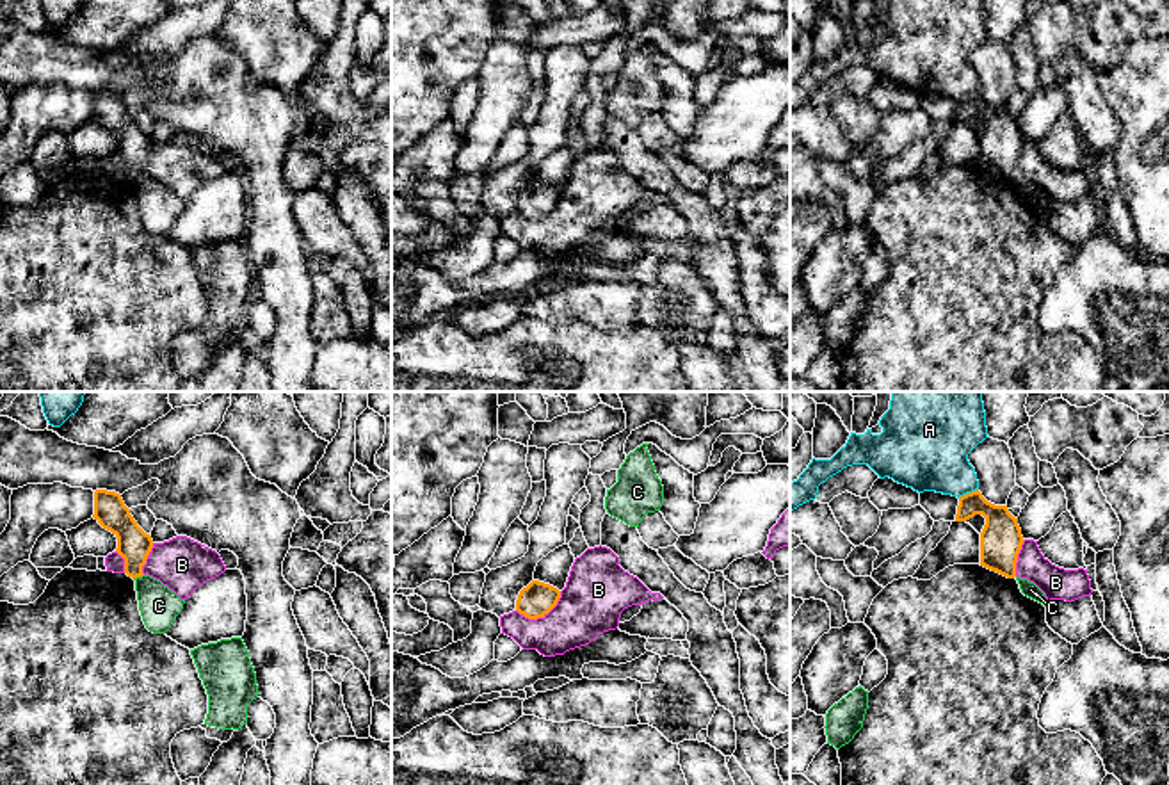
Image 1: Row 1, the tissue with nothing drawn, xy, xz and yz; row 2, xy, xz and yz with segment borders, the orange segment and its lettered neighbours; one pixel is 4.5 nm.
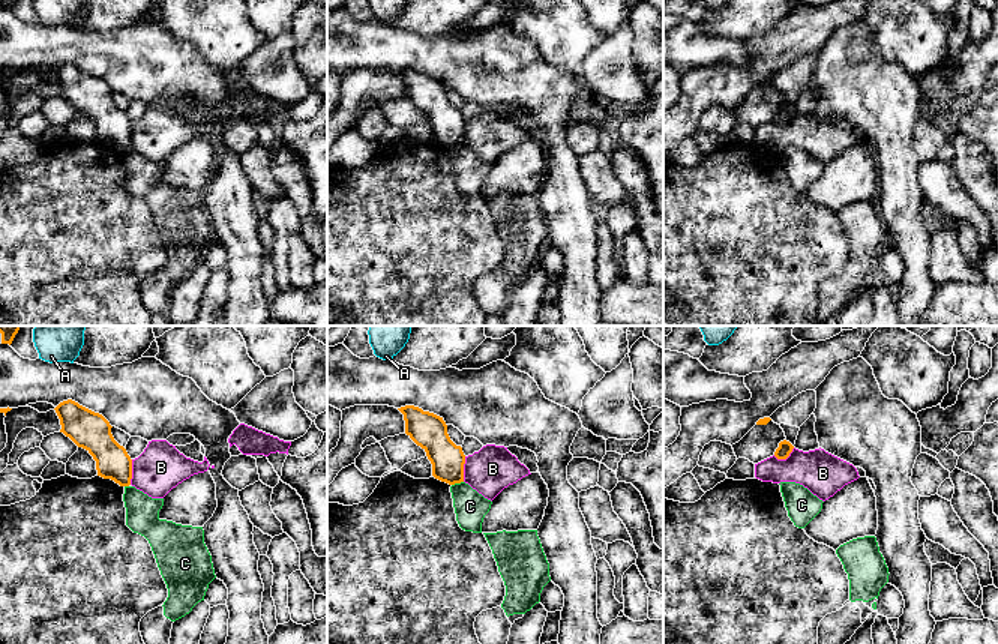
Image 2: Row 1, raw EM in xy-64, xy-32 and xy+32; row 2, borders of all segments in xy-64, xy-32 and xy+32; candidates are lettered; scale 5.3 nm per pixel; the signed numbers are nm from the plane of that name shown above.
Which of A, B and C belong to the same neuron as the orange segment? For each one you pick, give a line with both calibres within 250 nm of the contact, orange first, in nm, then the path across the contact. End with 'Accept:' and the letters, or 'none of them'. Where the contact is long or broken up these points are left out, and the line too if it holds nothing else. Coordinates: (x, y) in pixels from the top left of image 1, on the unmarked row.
Accept: none of them

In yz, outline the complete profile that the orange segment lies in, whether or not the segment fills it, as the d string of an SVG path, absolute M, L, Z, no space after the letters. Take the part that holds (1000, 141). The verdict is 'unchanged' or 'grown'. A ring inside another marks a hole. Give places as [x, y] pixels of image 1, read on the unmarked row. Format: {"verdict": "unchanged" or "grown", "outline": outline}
{"verdict": "unchanged", "outline": "M979 91L959 98L955 123L966 123L975 116L986 119L980 134L980 167L1014 180L1018 155L1025 142L1018 119L1009 114L1007 107L988 103Z"}

